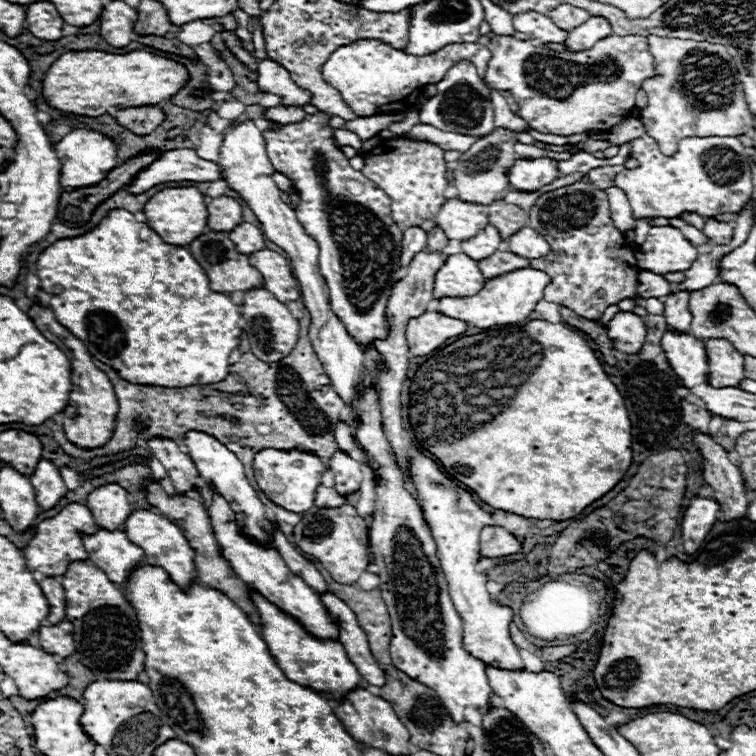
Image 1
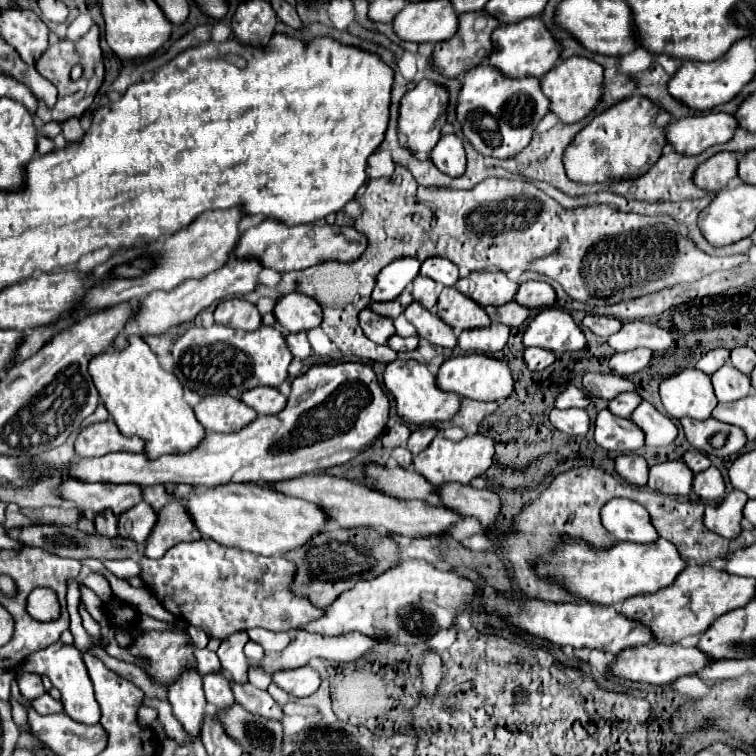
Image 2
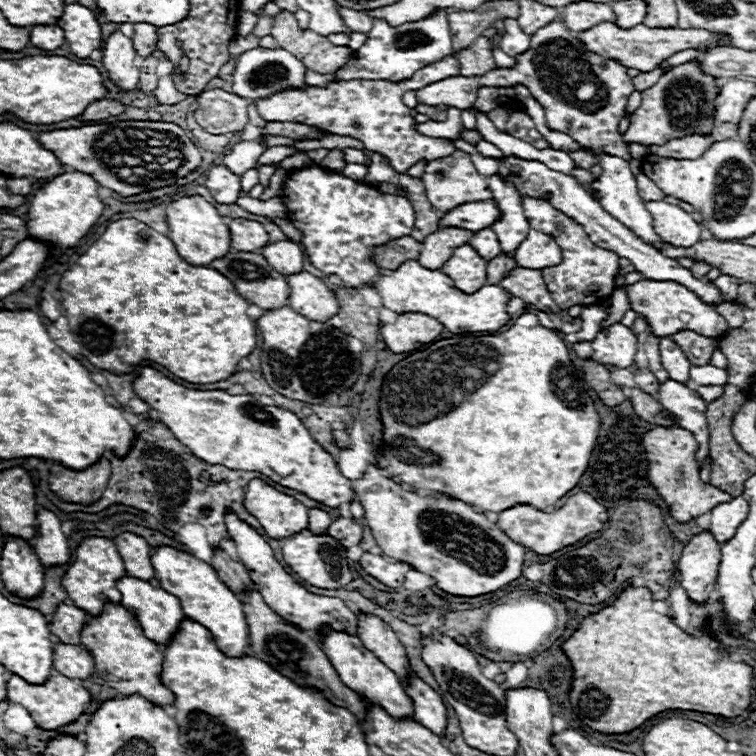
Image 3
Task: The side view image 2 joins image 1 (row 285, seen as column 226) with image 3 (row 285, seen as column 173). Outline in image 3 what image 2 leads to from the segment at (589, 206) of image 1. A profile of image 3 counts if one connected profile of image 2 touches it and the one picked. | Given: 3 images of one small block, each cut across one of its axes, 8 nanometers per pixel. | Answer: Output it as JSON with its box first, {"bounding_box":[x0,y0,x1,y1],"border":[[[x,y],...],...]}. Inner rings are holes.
{"bounding_box":[522,196,620,308],"border":[[[522,196],[522,210],[530,228],[538,228],[540,232],[550,232],[550,236],[554,236],[554,242],[562,248],[562,264],[558,264],[556,268],[542,270],[542,276],[546,278],[546,286],[550,288],[550,294],[554,296],[558,306],[560,308],[570,308],[574,304],[588,306],[606,300],[614,290],[614,278],[618,274],[620,256],[590,242],[588,234],[578,222],[568,218],[564,212],[552,208],[546,200]]]}

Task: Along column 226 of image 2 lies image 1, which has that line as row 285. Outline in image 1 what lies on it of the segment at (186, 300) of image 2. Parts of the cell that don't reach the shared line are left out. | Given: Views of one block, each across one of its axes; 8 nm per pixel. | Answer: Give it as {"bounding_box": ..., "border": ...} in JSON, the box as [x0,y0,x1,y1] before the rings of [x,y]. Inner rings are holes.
{"bounding_box":[250,248,300,302],"border":[[[262,248],[250,254],[250,264],[254,264],[258,272],[262,272],[262,278],[264,278],[262,288],[266,288],[278,300],[290,302],[290,300],[300,298],[300,288],[298,288],[296,278],[292,276],[288,258],[284,258],[282,254],[274,250]]]}

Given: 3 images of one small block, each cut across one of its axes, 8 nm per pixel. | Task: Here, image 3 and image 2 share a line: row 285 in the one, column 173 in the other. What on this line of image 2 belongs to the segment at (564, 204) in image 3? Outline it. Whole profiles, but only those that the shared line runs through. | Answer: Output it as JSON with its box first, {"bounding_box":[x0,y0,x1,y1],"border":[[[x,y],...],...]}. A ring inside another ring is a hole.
{"bounding_box":[168,670,206,736],"border":[[[196,670],[180,674],[180,682],[176,682],[176,686],[168,686],[168,700],[172,704],[174,716],[182,722],[184,730],[192,736],[198,736],[206,712],[202,676]]]}

